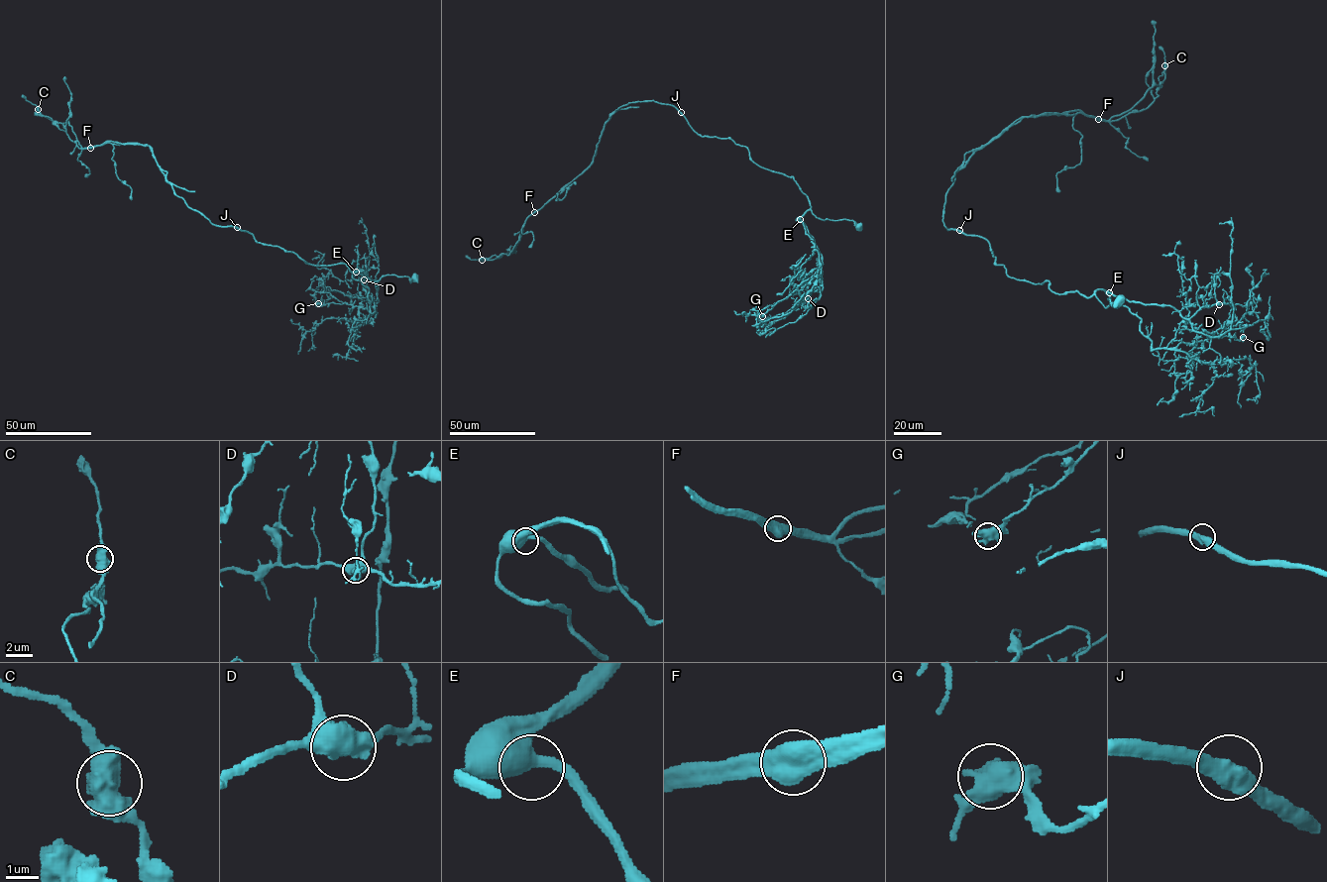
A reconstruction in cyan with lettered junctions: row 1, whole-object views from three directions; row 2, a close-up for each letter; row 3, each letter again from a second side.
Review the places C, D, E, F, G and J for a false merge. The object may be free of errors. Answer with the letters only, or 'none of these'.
F

